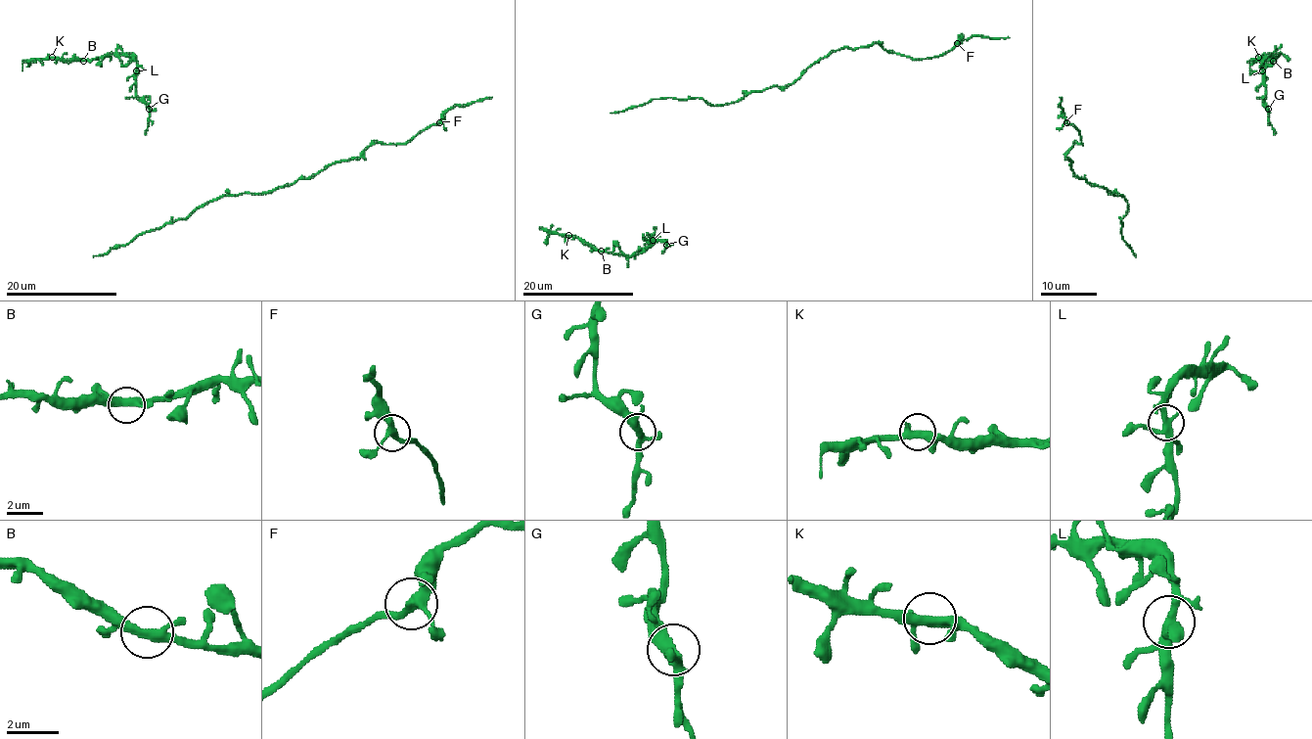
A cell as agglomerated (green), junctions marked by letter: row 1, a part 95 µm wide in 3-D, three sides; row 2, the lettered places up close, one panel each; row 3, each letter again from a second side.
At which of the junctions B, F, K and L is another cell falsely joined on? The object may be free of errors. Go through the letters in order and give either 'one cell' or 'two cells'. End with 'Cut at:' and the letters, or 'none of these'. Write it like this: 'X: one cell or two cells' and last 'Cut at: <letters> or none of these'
B: one cell
F: one cell
K: one cell
L: one cell
Cut at: none of these

